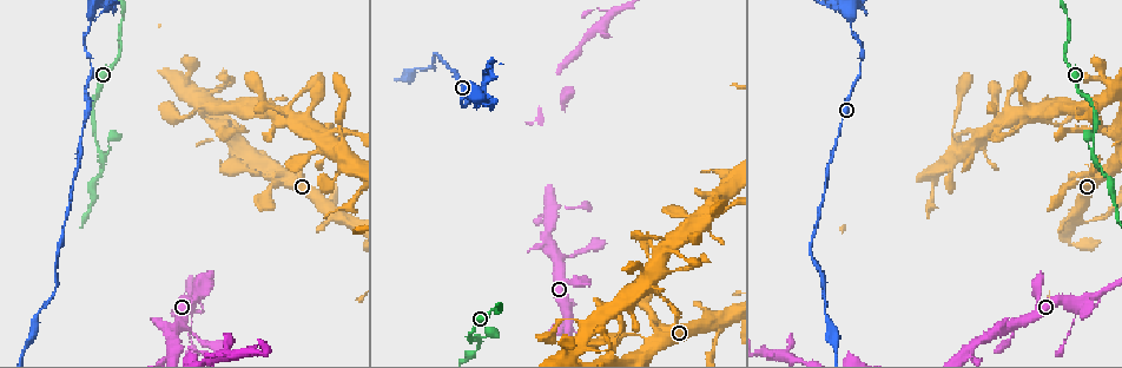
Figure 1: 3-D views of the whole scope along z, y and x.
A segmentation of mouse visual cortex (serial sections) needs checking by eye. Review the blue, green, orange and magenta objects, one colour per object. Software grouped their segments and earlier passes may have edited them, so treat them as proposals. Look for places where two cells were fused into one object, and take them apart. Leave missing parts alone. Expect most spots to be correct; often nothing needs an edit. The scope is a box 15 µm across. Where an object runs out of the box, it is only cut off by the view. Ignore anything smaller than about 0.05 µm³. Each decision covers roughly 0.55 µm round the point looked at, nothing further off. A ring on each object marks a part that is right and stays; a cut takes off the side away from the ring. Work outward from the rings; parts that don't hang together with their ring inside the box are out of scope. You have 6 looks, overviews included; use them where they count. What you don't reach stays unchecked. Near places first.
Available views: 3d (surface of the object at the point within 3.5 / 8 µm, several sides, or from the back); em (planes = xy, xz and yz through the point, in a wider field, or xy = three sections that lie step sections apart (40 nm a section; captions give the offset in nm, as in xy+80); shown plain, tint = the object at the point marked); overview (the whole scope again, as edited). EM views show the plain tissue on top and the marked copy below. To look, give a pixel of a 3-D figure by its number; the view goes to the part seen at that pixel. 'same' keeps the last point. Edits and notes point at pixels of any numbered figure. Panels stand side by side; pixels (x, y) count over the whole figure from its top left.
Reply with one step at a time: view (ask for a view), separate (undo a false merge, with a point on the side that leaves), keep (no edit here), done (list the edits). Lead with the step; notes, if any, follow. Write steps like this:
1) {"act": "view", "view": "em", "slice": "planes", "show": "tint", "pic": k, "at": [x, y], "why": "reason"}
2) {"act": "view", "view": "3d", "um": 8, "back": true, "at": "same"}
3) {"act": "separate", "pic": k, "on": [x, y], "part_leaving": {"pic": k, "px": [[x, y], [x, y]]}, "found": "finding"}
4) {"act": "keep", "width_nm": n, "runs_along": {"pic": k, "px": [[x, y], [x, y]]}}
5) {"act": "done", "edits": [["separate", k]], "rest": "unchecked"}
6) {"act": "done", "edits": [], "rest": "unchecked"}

{"act": "view", "view": "3d", "um": 3.5, "pic": 1, "at": [100, 157], "why": "branch point"}

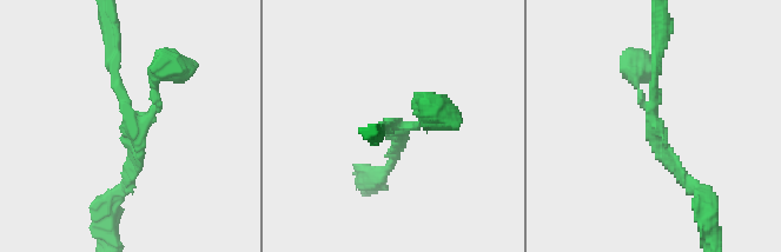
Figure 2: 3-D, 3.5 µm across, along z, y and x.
{"act": "view", "view": "em", "slice": "planes", "show": "tint", "pic": 2, "at": [135, 127]}

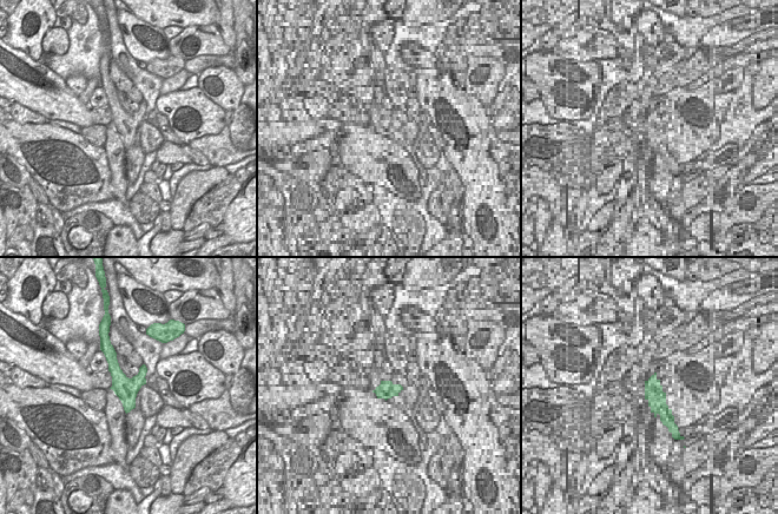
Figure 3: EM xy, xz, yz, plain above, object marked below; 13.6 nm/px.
{"act": "keep", "width_nm": 320, "runs_along": {"pic": 2, "px": [[660, 51], [656, 145], [696, 185]]}, "found": "one cell here"}

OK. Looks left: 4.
{"act": "view", "view": "em", "slice": "planes", "show": "tint", "pic": 1, "at": [178, 349], "why": "abrupt turn"}

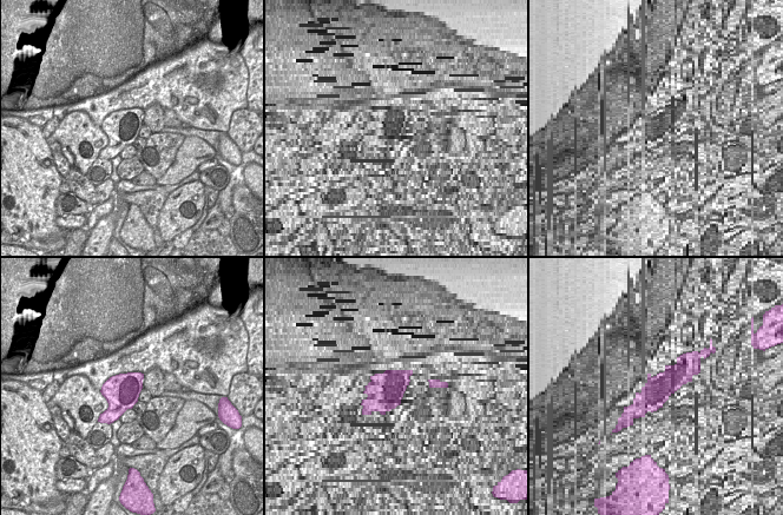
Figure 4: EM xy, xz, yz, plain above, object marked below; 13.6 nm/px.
{"act": "view", "view": "3d", "um": 3.5, "at": "same"}

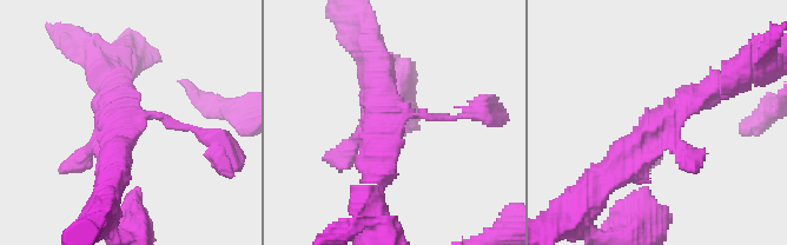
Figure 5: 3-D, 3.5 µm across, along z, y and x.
{"act": "keep", "width_nm": 480, "runs_along": {"pic": 5, "px": [[728, 83], [665, 116], [610, 173]]}, "found": "one cell here"}

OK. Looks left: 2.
{"act": "view", "view": "3d", "um": 3.5, "pic": 1, "at": [575, 279], "why": "calibre changes"}

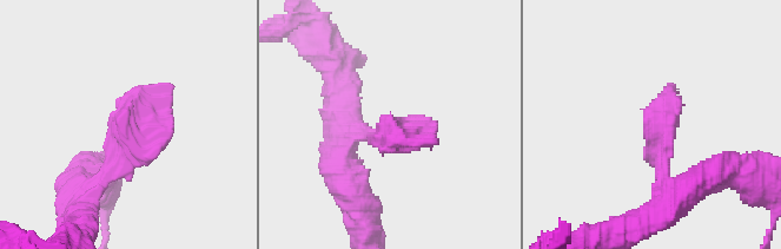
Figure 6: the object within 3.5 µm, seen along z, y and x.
{"act": "view", "view": "em", "slice": "xy", "step": 2, "show": "tint", "pic": 6, "at": [125, 140]}

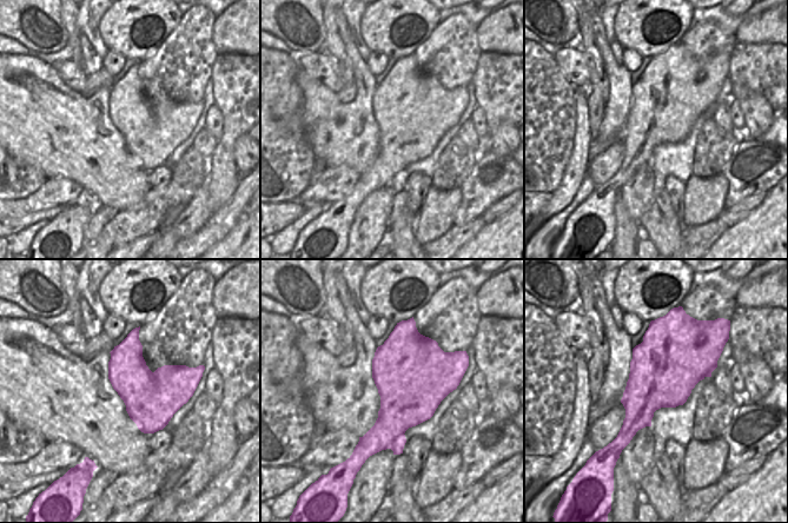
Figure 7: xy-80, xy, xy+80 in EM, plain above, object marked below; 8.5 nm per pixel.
{"act": "keep", "runs_along": {"pic": 6, "px": [[75, 200], [170, 87]]}, "found": "all the same cell"}

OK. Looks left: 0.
{"act": "done", "edits": [], "rest": "unchecked"}

